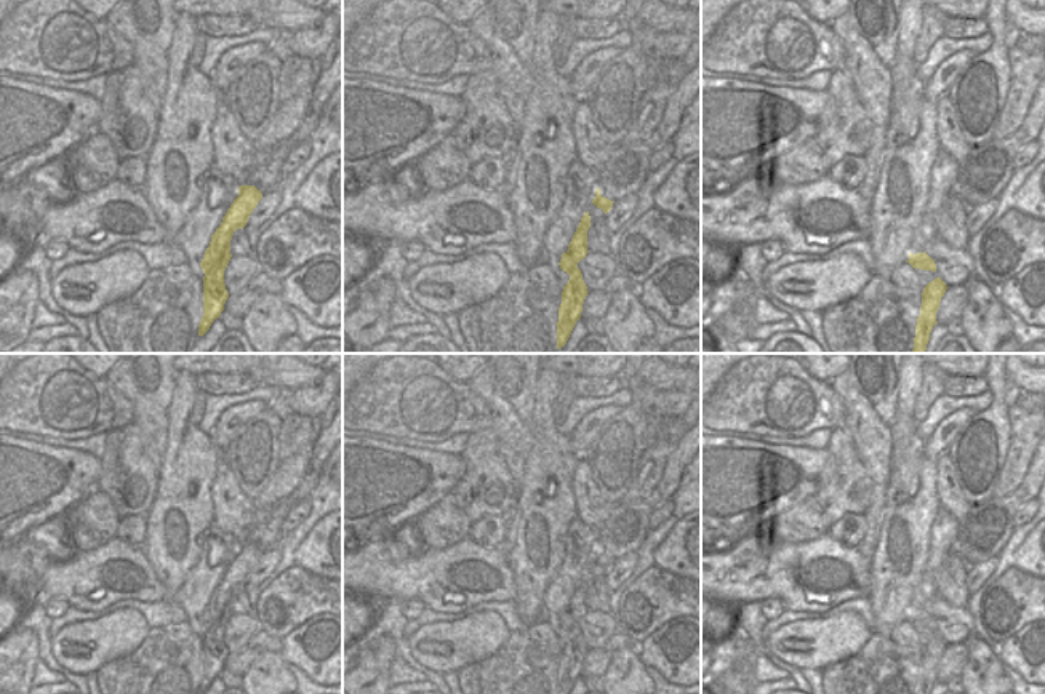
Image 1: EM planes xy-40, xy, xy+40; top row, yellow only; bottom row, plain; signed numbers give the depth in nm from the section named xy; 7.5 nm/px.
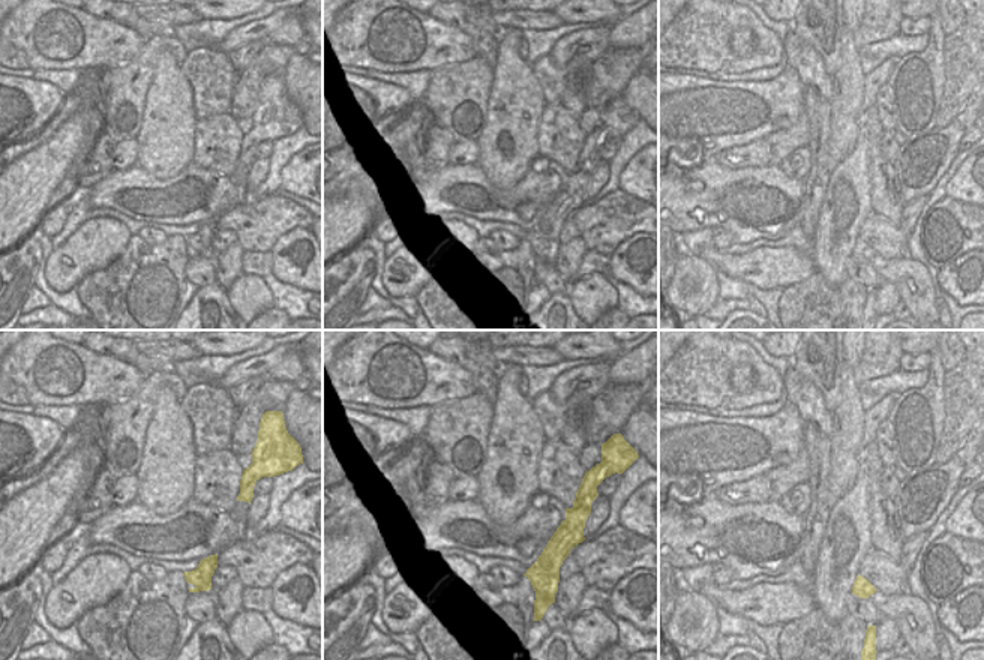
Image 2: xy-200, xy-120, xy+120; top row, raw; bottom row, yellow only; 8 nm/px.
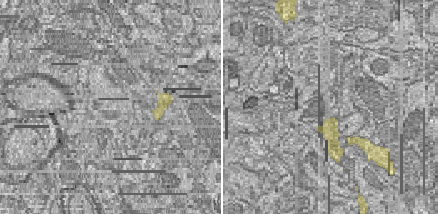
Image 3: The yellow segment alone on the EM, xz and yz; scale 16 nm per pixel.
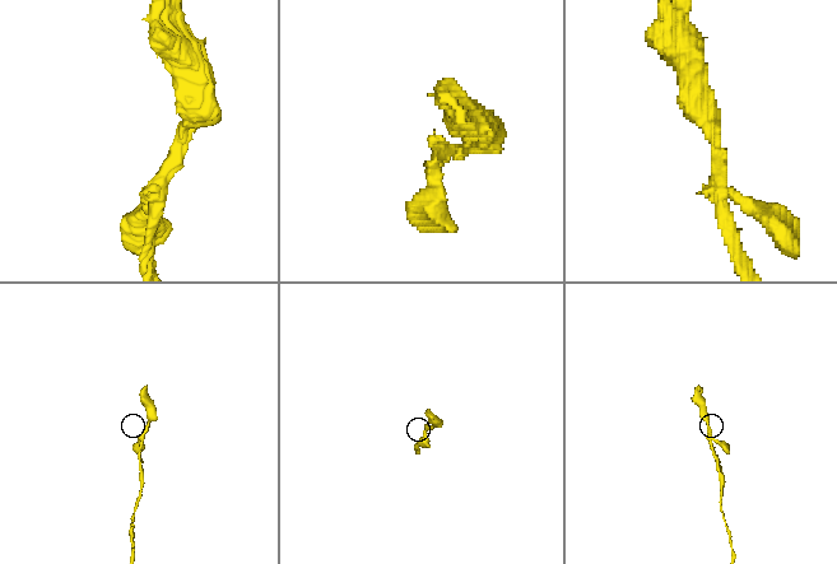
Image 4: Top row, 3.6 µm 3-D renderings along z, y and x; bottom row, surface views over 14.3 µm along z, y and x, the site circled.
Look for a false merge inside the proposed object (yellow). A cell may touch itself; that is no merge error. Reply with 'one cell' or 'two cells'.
two cells

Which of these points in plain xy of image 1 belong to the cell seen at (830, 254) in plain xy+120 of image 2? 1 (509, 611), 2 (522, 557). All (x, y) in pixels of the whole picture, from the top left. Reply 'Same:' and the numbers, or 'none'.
Same: 2

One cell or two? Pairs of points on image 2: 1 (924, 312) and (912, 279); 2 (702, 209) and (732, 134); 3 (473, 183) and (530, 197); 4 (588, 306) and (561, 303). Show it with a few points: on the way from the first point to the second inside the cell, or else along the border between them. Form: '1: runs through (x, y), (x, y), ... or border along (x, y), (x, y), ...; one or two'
1: runs through (921, 305), (915, 287); one
2: border along (714, 158), (705, 159), (693, 168); two
3: runs through (486, 197), (516, 197); one
4: border along (566, 294), (576, 314); two

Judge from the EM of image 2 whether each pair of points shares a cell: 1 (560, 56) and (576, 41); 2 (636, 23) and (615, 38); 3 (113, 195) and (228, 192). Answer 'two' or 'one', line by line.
1: one
2: one
3: one

